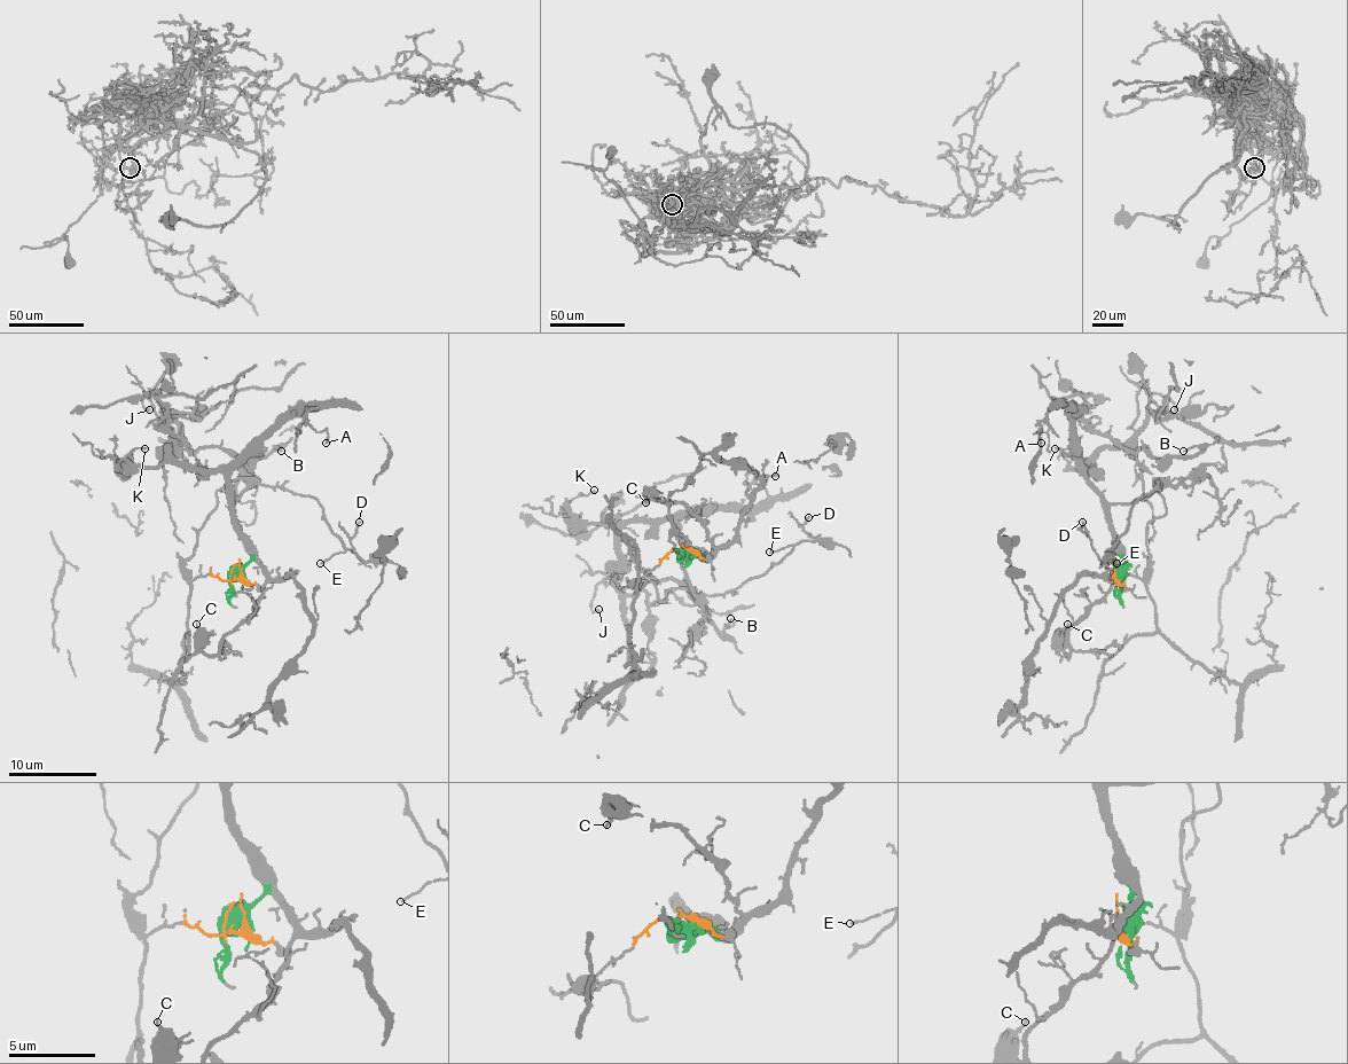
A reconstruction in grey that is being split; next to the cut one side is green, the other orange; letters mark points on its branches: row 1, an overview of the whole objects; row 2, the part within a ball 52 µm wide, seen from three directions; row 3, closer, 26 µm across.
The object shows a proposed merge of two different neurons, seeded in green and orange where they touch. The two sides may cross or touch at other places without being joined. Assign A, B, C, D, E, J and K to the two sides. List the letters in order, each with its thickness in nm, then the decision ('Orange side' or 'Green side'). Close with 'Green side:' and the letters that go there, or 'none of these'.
A: Thickness 110 nm. Green side
B: Thickness 120 nm. Green side
C: Thickness 170 nm. Green side
D: Thickness 110 nm. Orange side
E: Thickness 100 nm. Orange side
J: Thickness 140 nm. Green side
K: Thickness 140 nm. Green side
Green side: A, B, C, J, K

